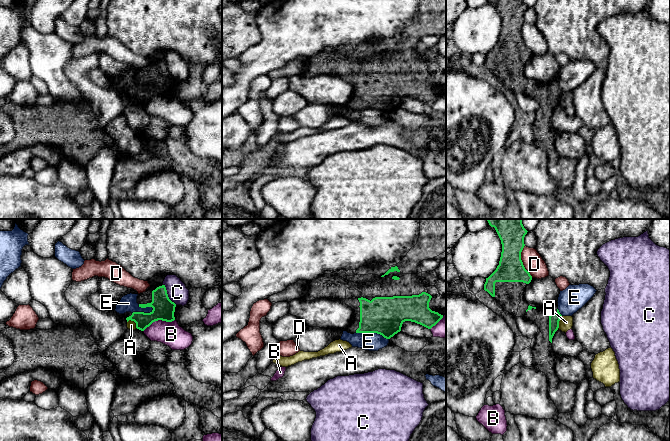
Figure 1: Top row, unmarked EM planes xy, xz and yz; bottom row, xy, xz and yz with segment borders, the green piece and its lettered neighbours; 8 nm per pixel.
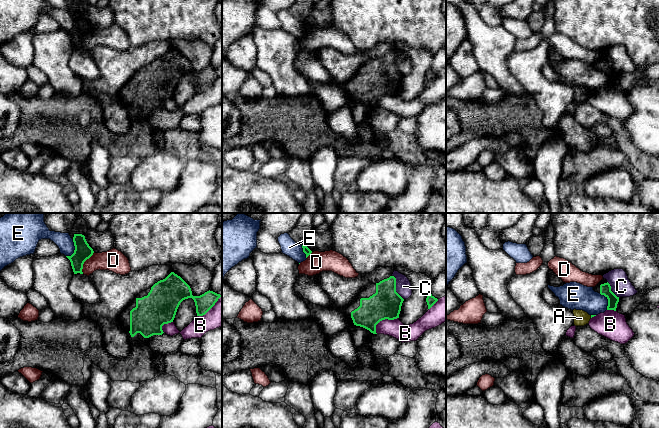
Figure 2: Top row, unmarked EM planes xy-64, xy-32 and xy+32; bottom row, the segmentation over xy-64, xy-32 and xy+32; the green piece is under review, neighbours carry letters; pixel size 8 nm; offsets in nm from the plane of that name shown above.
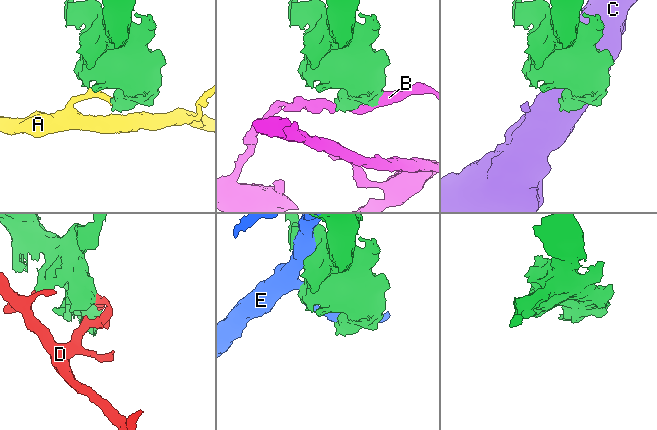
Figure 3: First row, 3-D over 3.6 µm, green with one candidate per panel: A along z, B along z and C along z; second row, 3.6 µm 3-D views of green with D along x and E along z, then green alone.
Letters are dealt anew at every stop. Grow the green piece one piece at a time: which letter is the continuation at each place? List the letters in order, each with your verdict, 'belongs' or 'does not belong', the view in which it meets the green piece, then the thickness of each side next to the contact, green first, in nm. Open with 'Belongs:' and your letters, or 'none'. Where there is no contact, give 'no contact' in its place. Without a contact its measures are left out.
Belongs: none
A: does not belong; contact in xy; calibres 160 and 70 nm
B: does not belong; contact in xy; calibres 180 and 190 nm
C: does not belong; contact in xy; calibres 180 and 160 nm
D: does not belong; contact in yz; calibres 200 and 160 nm
E: does not belong; contact in xy; calibres 180 and 140 nm

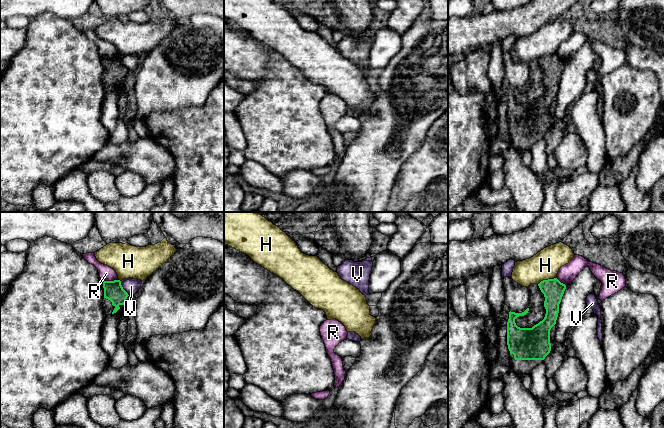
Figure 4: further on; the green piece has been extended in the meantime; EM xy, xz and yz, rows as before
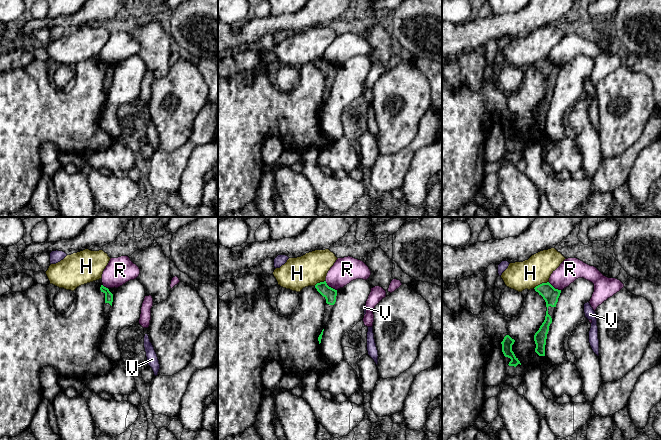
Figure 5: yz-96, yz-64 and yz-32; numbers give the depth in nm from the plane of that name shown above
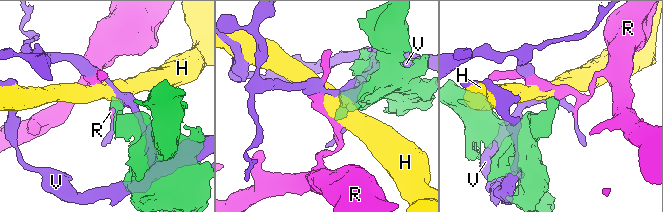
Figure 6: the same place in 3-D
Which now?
Belongs: none
H: does not belong; contact in yz; calibres 170 and 220 nm
R: does not belong; contact in xy; calibres 160 and 120 nm
V: does not belong; contact in xy; calibres 160 and 120 nm

